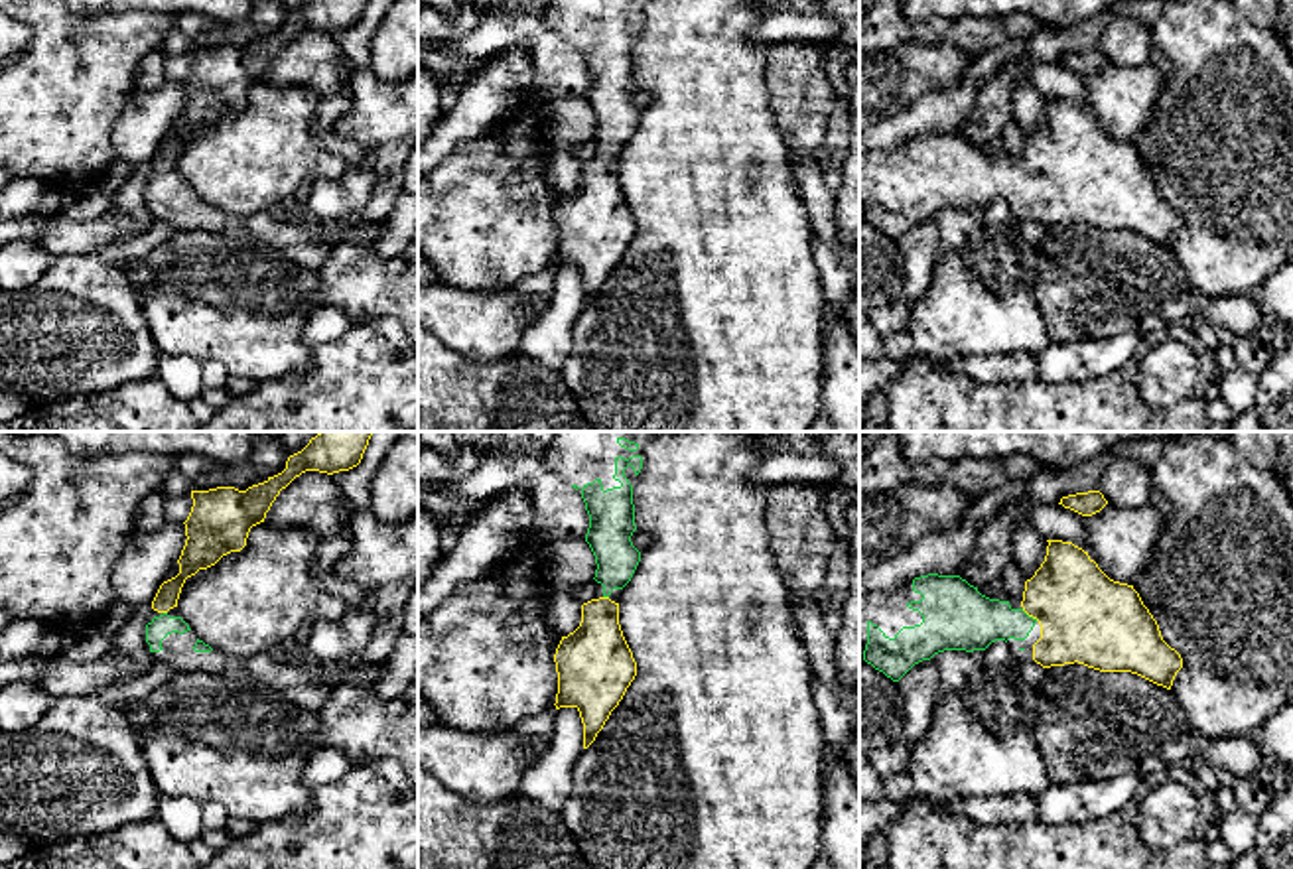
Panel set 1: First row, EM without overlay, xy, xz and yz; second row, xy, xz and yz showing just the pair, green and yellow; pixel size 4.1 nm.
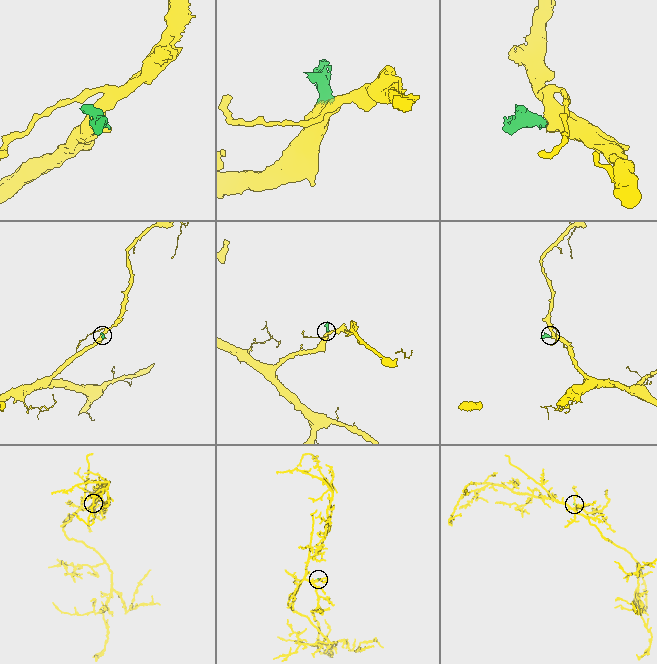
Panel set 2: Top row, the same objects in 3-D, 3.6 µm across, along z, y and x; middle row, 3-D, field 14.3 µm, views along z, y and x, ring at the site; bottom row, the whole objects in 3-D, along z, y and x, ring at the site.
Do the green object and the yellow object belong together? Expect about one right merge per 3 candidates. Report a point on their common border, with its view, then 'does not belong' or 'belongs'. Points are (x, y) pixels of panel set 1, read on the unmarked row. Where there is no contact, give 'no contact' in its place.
contact yz (1027, 174); belongs

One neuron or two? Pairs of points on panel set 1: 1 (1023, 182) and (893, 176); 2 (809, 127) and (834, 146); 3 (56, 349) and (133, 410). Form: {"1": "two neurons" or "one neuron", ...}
{"1": "one neuron", "2": "two neurons", "3": "two neurons"}

